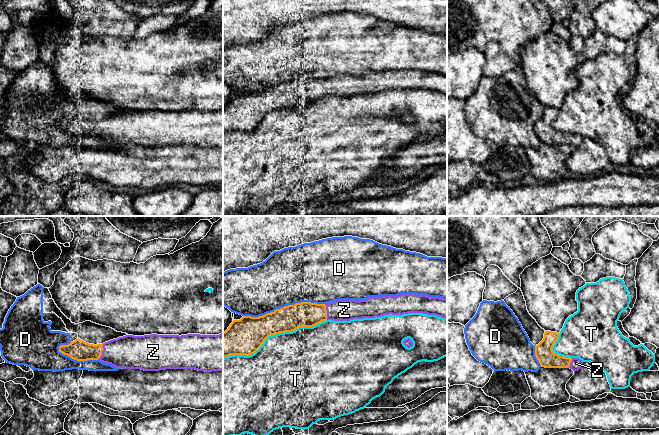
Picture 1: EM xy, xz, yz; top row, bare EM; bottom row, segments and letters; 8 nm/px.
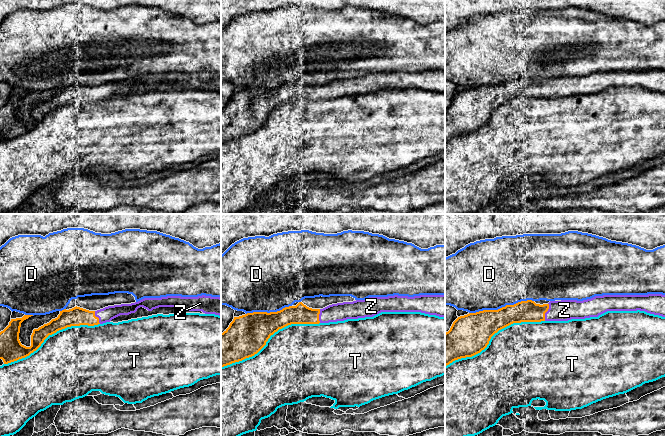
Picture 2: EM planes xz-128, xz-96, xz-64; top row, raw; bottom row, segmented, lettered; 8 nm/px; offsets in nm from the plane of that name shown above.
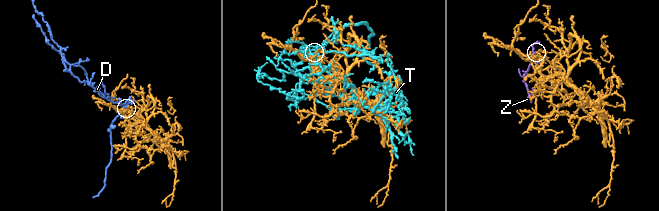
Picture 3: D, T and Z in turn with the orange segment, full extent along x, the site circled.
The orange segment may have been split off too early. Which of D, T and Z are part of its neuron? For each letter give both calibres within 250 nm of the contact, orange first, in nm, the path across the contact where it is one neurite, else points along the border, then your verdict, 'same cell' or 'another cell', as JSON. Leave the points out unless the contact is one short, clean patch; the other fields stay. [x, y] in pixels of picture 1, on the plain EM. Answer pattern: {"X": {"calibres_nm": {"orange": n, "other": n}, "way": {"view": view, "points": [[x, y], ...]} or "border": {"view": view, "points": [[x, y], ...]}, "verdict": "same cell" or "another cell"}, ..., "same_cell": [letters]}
{"D": {"calibres_nm": {"orange": 200, "other": 440}, "verdict": "another cell"}, "T": {"calibres_nm": {"orange": 280, "other": 480}, "verdict": "another cell"}, "Z": {"calibres_nm": {"orange": 200, "other": 180}, "way": {"view": "xz", "points": [[305, 90], [326, 88], [344, 86]]}, "verdict": "same cell"}, "same_cell": ["Z"]}

